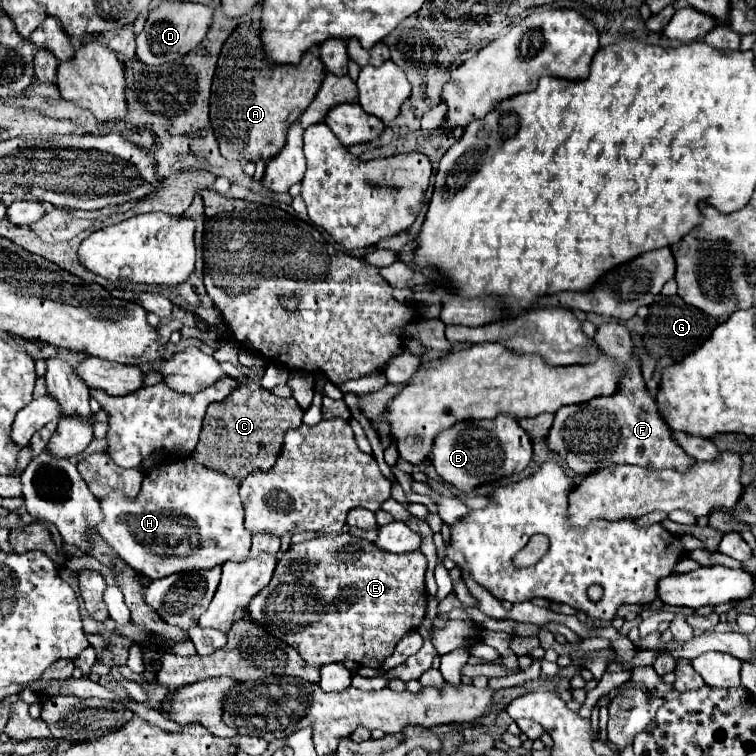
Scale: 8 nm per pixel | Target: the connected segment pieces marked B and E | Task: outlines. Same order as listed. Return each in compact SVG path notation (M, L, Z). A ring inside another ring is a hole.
M501 414L495 420L457 422L453 428L443 430L435 440L431 464L447 484L461 492L471 492L513 472L523 472L531 462L531 454L531 438L527 432L513 418Z
M351 534L317 536L313 540L293 544L277 562L275 574L265 590L247 606L251 622L263 626L269 634L293 646L309 666L321 666L341 660L361 660L365 656L385 660L393 654L397 642L421 626L427 608L425 588L427 558L421 550L391 554L379 550L373 542L353 538ZM319 614L337 614L337 618L319 618Z

